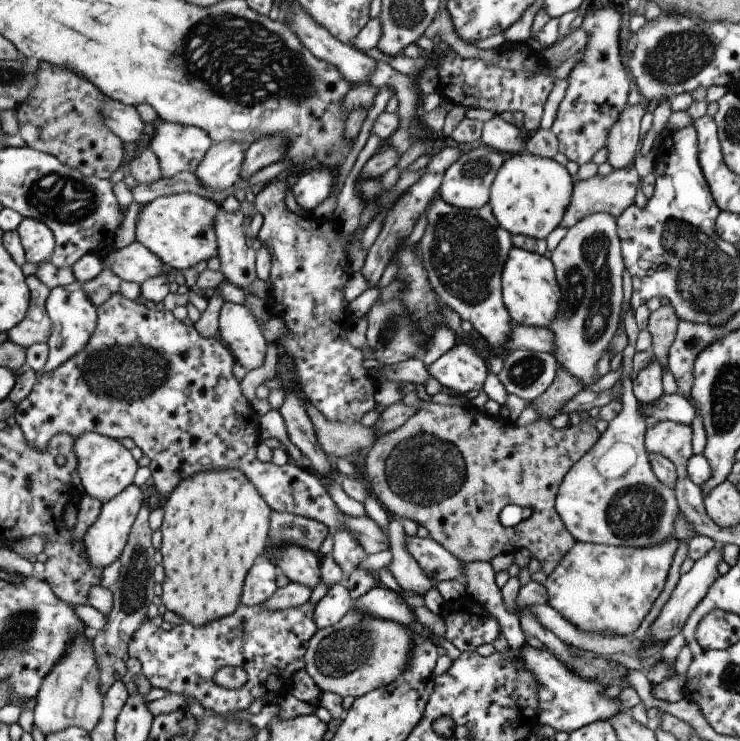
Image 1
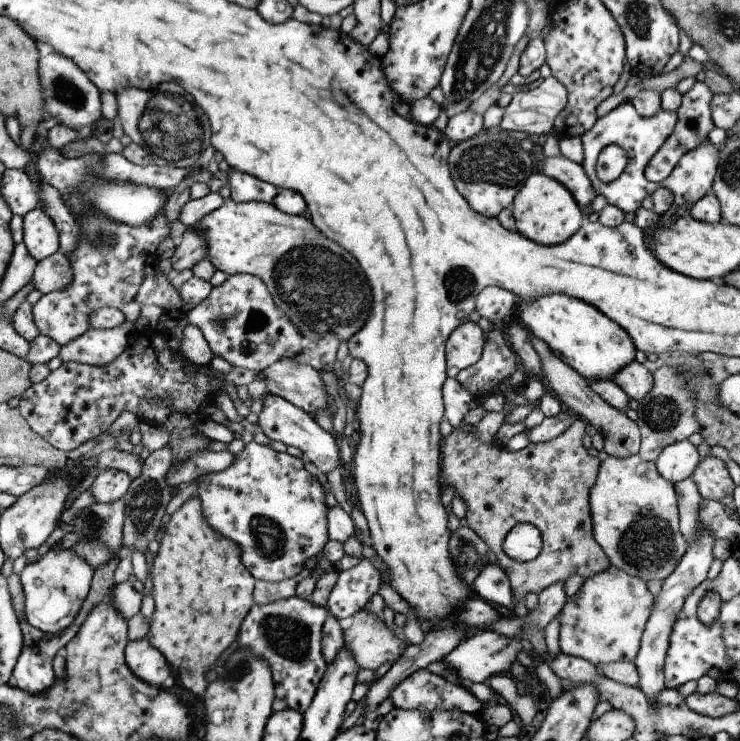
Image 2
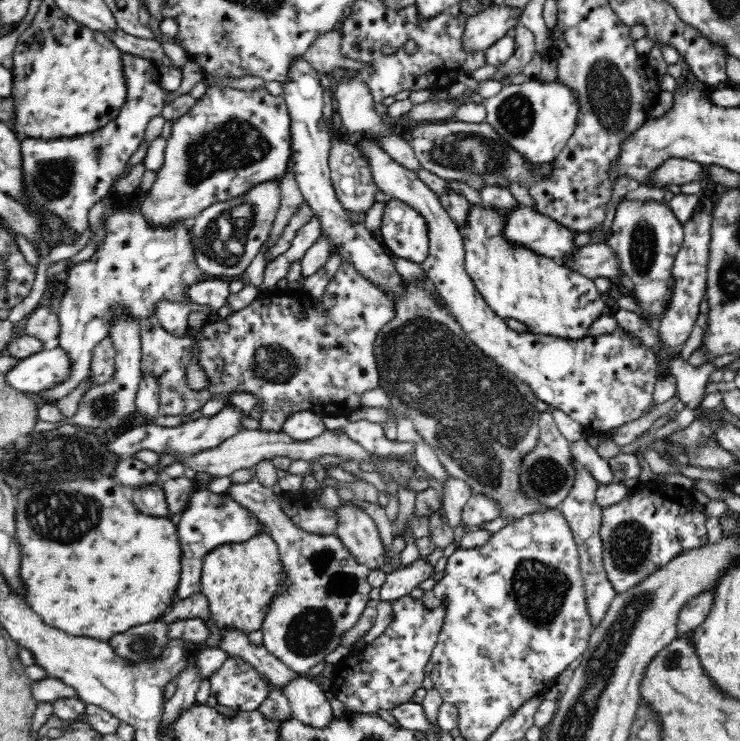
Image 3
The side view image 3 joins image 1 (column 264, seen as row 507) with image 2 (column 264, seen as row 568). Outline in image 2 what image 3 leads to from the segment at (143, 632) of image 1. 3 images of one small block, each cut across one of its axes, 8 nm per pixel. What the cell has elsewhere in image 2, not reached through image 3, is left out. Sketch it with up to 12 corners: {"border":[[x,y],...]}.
{"border":[[254,604],[238,646],[268,664],[274,696],[302,714],[327,670],[327,607]]}

